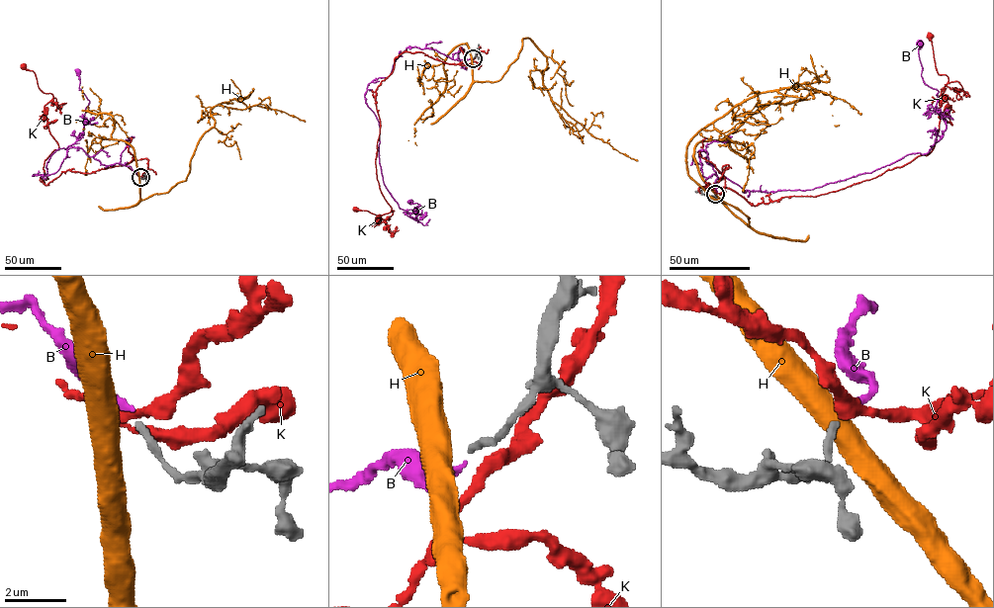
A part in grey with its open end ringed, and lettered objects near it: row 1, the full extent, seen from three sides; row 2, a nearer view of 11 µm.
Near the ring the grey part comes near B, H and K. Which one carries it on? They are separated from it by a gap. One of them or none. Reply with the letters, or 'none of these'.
B

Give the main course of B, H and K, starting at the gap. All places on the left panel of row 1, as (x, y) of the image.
B: (139, 176), (73, 146), (54, 173), (32, 176), (46, 173), (50, 155), (83, 131), (89, 103), (78, 71)
H: (139, 177), (141, 200), (185, 181), (198, 140), (214, 126), (211, 110), (216, 105), (260, 106), (305, 122)
K: (140, 177), (123, 165), (67, 170), (44, 183), (45, 161), (59, 148), (45, 115), (53, 96), (23, 66)

